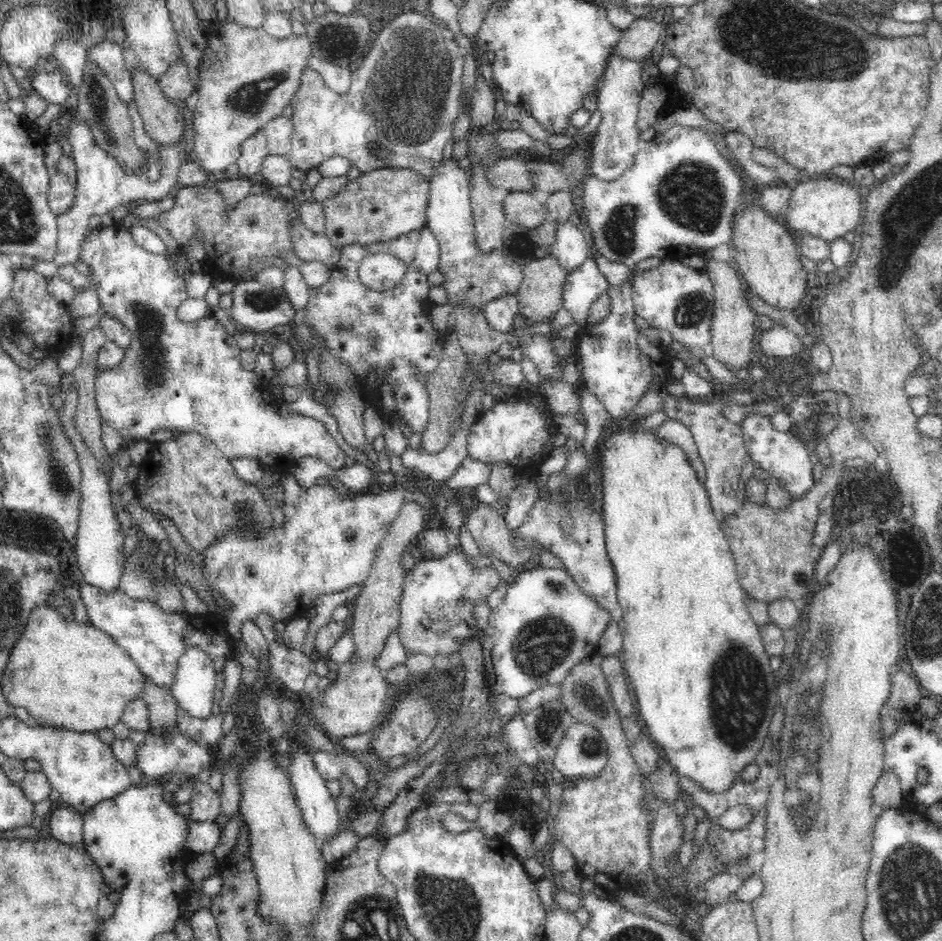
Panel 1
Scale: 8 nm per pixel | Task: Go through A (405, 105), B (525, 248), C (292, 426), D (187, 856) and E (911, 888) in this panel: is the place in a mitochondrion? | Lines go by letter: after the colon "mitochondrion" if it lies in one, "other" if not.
A: mitochondrion
B: mitochondrion
C: other
D: other
E: mitochondrion

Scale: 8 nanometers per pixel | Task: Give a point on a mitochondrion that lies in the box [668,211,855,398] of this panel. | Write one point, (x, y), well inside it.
(690, 310)

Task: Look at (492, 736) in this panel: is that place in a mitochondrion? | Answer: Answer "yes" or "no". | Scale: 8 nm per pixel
no

